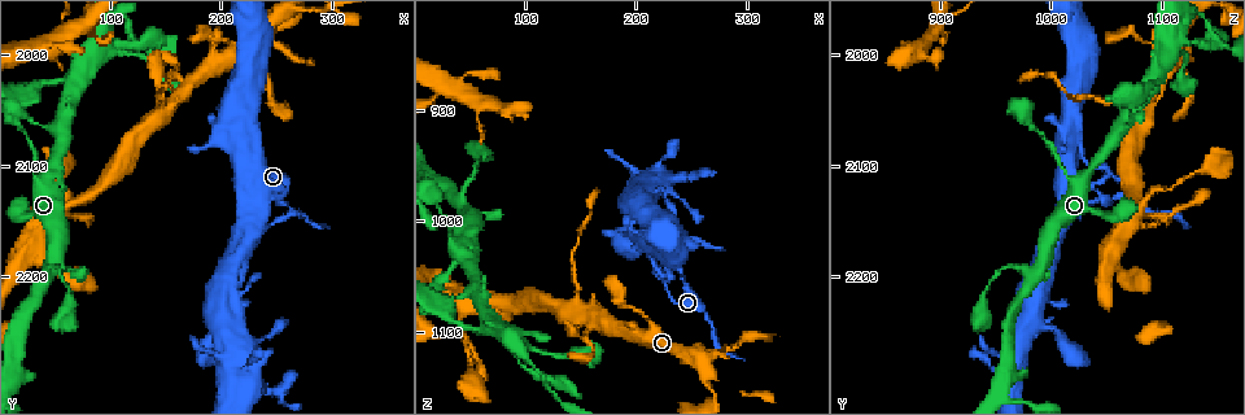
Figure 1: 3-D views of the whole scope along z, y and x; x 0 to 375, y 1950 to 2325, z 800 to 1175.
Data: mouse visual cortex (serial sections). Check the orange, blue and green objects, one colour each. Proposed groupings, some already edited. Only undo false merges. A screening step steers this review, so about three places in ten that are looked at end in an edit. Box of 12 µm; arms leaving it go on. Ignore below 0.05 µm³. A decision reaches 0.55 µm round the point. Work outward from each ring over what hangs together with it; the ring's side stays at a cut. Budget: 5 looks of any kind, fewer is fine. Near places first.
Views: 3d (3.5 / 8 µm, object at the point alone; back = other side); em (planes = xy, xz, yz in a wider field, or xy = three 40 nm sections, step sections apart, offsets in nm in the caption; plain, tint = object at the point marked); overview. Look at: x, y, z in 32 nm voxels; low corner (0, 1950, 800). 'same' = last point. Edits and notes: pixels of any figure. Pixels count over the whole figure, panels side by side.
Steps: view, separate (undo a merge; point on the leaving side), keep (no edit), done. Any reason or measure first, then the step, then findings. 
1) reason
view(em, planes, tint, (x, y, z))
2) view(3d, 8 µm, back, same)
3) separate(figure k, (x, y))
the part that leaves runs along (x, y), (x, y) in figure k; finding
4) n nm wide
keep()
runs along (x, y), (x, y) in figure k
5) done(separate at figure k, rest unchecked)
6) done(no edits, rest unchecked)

thick turns thin
view(3d, 3.5 µm, (148, 2042, 1056))

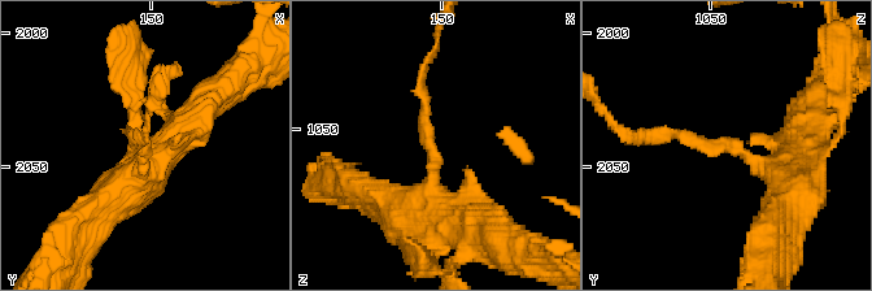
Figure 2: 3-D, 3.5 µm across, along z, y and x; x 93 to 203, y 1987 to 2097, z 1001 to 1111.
arms of 150, 400 nm; need the tissue
view(em, xy, step 1, tint, (146, 2043, 1059))

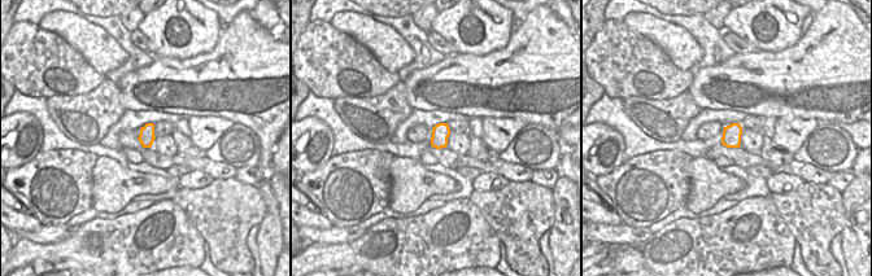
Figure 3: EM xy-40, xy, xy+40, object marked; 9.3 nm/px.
170 nm wide
separate(figure 2, (700, 142))
the part that leaves runs along (738, 150), (628, 134) in figure 2; two cells meet here

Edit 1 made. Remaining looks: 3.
small branch off a trunk
view(3d, 3.5 µm, (44, 2200, 986))

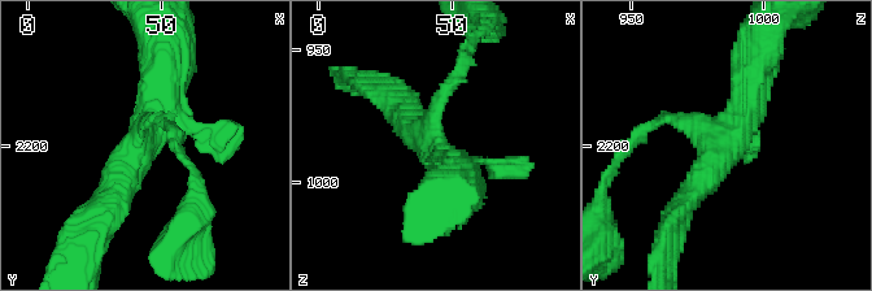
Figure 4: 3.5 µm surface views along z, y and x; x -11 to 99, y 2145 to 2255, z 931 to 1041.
4 arms; arms of 150, 150, 400, 450 nm; now the EM
view(em, xy, step 5, tint, (43, 2201, 987))

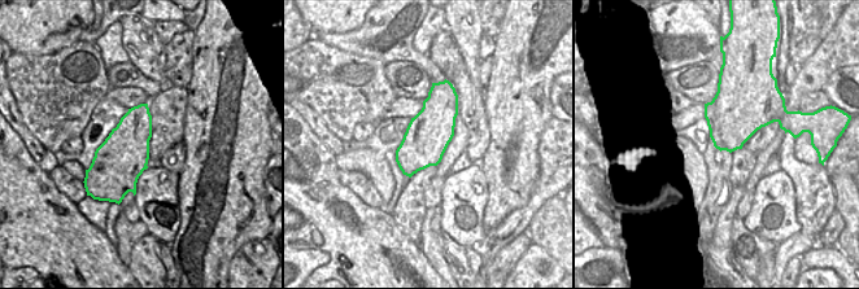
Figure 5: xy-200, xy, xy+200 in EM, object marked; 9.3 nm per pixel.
another direction
view(em, xy, step 1, tint, same)

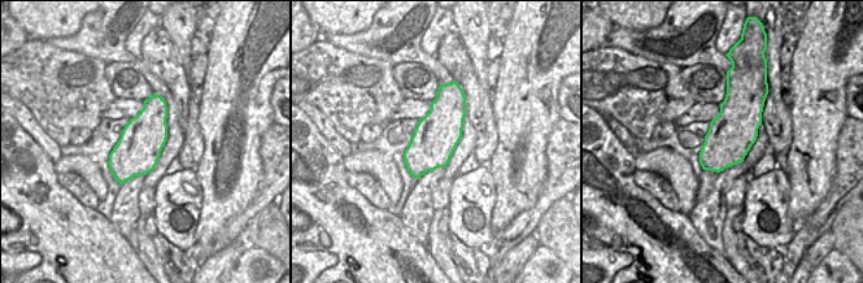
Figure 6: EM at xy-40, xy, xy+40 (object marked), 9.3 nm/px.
420 nm wide
keep()
runs along (751, 69), (738, 133), (681, 208) in figure 4; one cell here

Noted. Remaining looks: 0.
done(separate at figure 2, rest unchecked)

